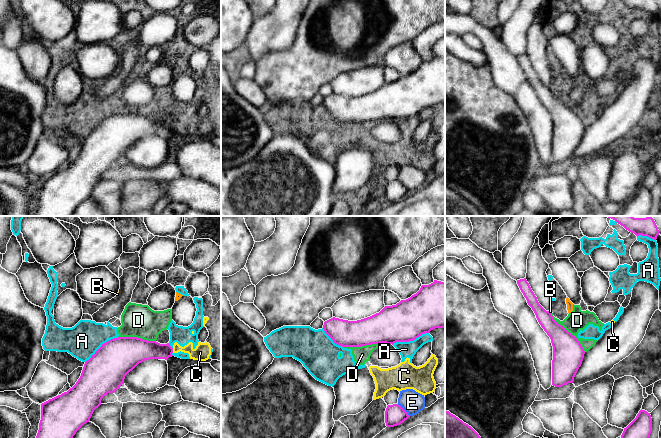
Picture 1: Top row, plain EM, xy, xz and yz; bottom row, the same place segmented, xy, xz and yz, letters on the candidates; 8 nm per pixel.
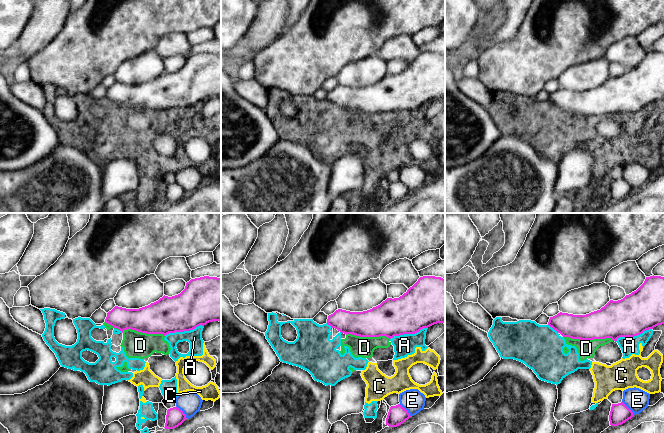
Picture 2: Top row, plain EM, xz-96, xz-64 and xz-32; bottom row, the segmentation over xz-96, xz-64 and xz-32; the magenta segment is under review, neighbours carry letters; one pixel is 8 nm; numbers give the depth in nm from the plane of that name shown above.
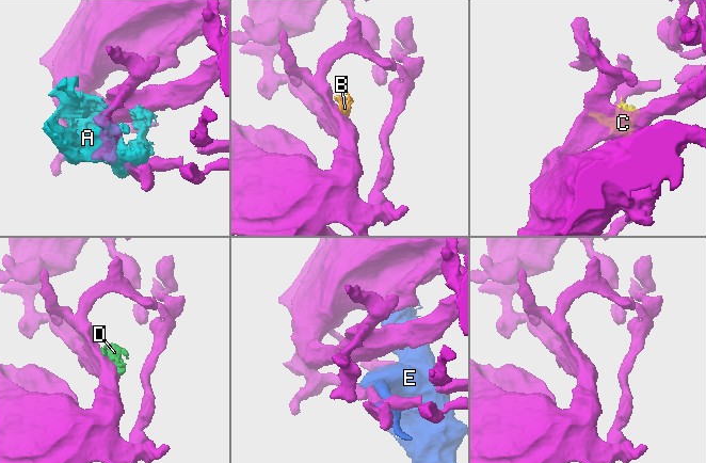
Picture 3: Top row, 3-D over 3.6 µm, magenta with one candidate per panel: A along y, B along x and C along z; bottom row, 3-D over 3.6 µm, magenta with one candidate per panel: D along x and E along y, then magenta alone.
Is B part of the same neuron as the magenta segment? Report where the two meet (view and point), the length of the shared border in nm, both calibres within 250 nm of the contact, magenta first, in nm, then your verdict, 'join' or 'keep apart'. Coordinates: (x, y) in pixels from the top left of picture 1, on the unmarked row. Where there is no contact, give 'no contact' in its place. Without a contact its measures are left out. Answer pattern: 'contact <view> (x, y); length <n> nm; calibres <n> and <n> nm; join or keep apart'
contact yz (549, 88); length 30 nm; calibres 170 and 20 nm; keep apart

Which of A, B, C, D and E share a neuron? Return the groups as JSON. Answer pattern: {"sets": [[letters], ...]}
{"sets": [["A", "B", "C", "D"], ["E"]]}

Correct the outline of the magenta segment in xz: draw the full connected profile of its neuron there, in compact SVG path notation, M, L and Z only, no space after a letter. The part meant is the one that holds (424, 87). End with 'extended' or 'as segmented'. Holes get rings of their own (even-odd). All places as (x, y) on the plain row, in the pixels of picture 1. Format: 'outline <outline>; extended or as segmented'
outline M437 56L429 61L422 61L410 74L401 76L396 81L385 82L379 89L370 93L357 97L333 93L323 101L325 109L335 120L342 123L409 118L435 104L445 104L445 58Z; as segmented

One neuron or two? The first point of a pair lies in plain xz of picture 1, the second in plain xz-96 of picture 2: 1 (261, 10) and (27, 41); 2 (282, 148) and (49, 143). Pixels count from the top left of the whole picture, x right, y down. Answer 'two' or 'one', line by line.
1: one
2: two

